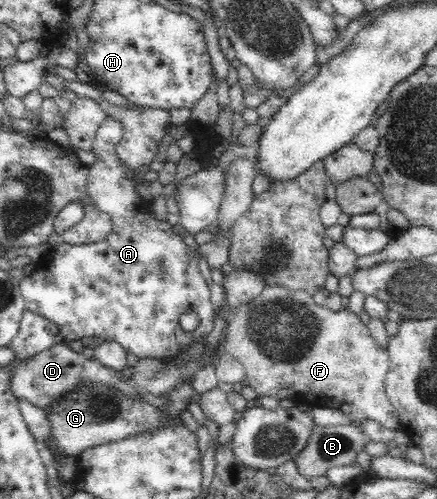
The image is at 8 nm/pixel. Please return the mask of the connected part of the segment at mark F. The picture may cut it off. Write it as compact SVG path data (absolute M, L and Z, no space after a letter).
M271 285L271 287L264 287L262 292L251 303L241 305L241 307L237 307L233 311L234 319L228 323L224 350L230 355L233 355L245 367L246 379L249 381L249 386L255 390L257 397L269 396L276 398L278 401L288 398L301 404L306 403L315 408L333 408L335 410L341 410L341 412L347 414L349 418L356 422L361 422L364 419L373 419L373 421L381 423L387 429L400 430L399 416L397 416L395 408L391 406L391 401L386 395L386 376L390 369L388 351L385 347L379 347L373 342L368 327L365 327L359 320L359 317L353 314L353 312L350 312L349 309L332 311L327 309L325 305L319 306L315 304L313 297L302 291L287 291L284 287Z

